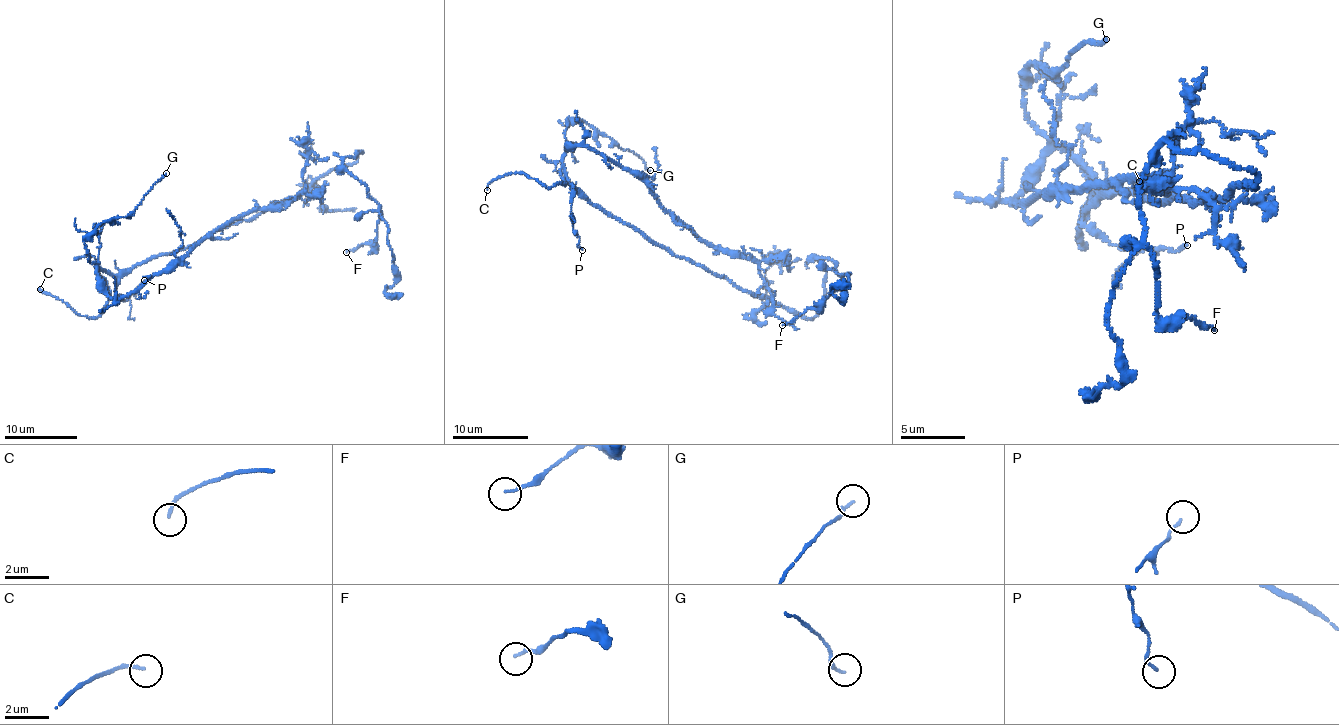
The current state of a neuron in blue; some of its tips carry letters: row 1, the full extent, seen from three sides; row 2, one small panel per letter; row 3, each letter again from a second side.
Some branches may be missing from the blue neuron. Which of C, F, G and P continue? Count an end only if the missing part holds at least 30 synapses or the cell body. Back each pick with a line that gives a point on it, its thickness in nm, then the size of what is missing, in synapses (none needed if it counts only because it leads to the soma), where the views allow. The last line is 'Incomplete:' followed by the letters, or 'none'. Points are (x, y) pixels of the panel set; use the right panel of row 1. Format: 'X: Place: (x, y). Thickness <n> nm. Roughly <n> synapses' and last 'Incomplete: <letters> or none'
C: Place: (1139, 181). Thickness 120 nm
Incomplete: C

